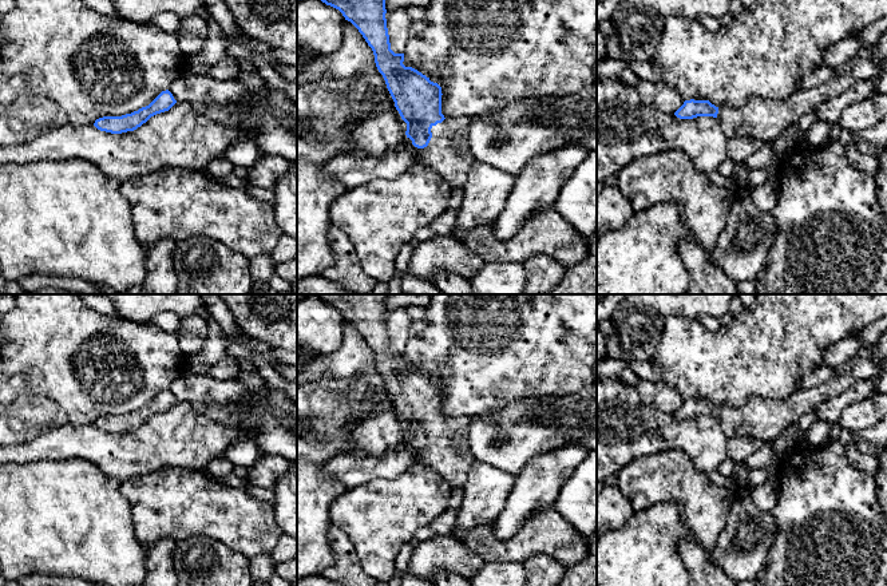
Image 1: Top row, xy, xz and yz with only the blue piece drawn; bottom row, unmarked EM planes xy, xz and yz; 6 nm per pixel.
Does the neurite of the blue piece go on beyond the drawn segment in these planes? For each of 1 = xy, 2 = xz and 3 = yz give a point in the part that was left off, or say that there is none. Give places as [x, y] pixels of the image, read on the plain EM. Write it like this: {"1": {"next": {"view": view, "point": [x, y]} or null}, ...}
{"1": {"next": null}, "2": {"next": null}, "3": {"next": null}}

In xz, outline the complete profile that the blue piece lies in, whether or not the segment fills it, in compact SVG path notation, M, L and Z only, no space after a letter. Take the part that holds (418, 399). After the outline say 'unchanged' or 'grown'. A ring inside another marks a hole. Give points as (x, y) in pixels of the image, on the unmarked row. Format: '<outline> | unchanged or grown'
M297 294L297 300L310 296L316 296L326 305L338 309L345 320L359 329L373 351L376 367L385 380L396 409L407 423L407 437L417 448L427 447L432 437L431 428L446 419L441 413L441 387L417 369L405 367L403 364L404 353L395 353L391 349L385 318L385 300L389 294Z | unchanged

